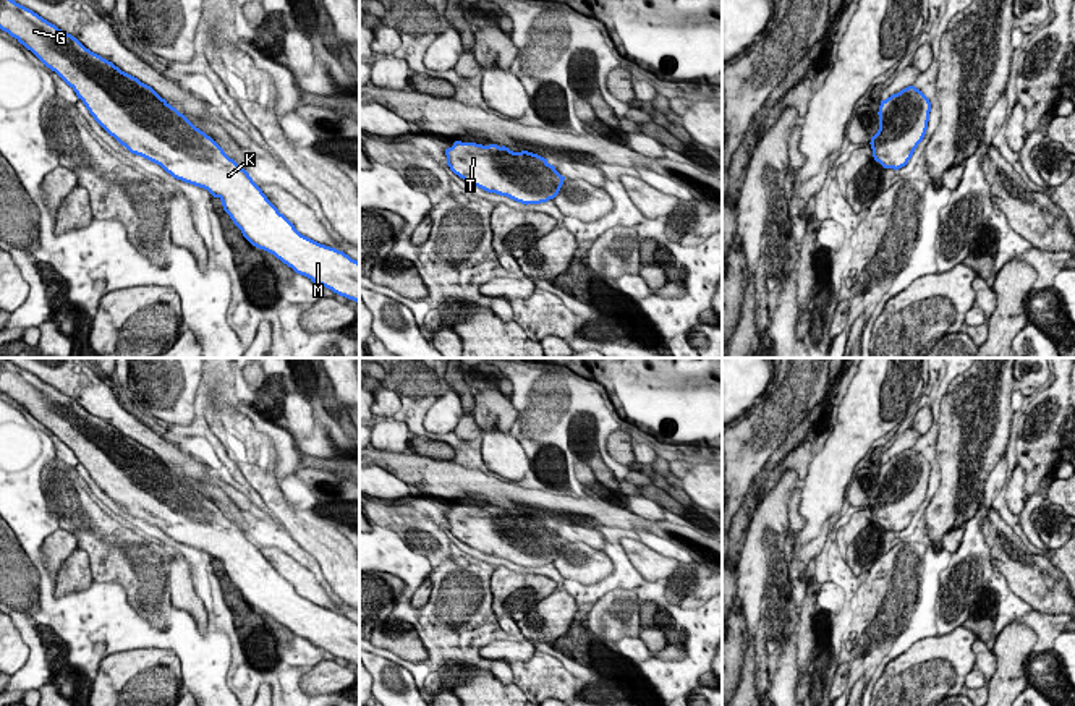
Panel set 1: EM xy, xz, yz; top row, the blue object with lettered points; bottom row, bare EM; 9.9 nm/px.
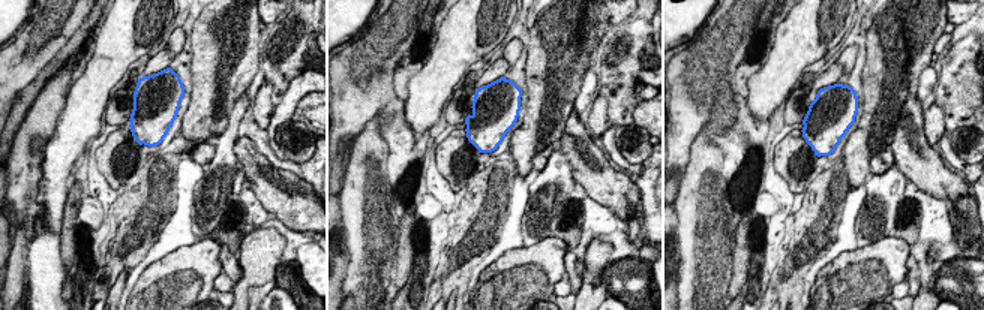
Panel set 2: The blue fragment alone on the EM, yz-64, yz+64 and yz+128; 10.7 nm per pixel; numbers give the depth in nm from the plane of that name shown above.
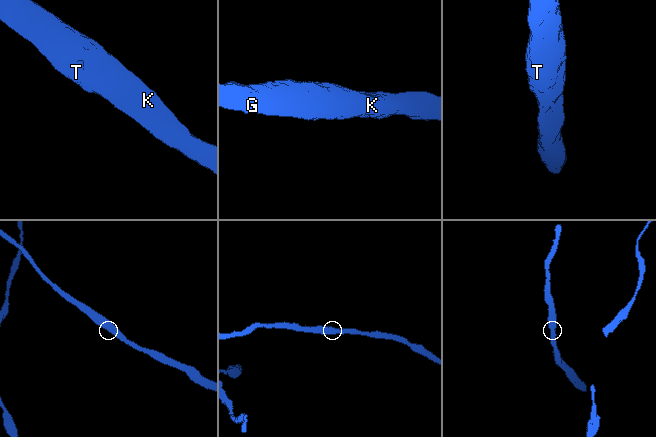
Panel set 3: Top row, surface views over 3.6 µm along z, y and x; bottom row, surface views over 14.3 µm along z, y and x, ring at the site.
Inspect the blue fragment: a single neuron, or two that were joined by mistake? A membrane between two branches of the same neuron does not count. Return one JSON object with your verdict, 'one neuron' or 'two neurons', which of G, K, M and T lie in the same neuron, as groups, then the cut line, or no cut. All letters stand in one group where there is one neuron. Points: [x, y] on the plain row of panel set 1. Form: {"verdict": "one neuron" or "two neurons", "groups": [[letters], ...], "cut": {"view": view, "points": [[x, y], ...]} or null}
{"verdict": "one neuron", "groups": [["G", "K", "M", "T"]], "cut": null}

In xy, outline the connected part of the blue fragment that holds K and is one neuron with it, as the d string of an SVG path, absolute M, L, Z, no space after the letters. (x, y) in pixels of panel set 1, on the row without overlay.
M0 358L0 392L55 434L76 455L94 483L131 517L160 528L176 542L207 552L222 564L223 573L253 609L274 617L311 644L359 667L359 625L343 614L301 598L267 562L244 531L151 449L91 415L76 400L8 358Z

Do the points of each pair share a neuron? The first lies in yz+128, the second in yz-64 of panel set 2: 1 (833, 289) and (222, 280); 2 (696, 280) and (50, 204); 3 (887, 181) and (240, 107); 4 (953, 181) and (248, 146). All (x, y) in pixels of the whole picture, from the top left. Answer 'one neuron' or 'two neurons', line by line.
1: two neurons
2: two neurons
3: one neuron
4: one neuron

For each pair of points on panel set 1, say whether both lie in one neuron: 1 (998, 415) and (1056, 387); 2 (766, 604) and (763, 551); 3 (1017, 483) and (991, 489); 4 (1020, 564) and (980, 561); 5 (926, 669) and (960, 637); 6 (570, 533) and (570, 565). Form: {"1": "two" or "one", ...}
{"1": "two", "2": "one", "3": "two", "4": "two", "5": "one", "6": "two"}

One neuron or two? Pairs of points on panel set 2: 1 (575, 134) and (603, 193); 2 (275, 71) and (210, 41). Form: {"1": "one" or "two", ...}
{"1": "one", "2": "two"}

